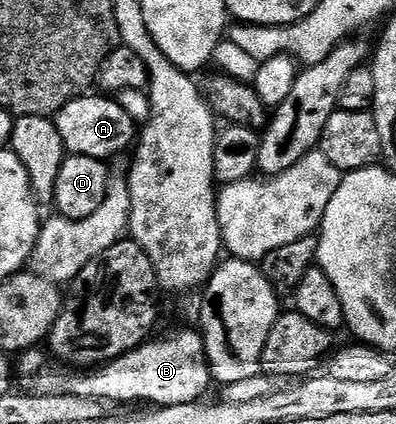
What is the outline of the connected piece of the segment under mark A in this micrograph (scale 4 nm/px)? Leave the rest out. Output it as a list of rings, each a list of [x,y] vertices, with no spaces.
[[[105,93],[93,94],[78,95],[76,99],[63,105],[63,109],[57,111],[55,122],[69,155],[109,161],[112,160],[112,155],[127,150],[129,146],[130,150],[134,146],[139,135],[139,123],[127,109],[123,109],[123,105],[117,103],[116,98]]]

